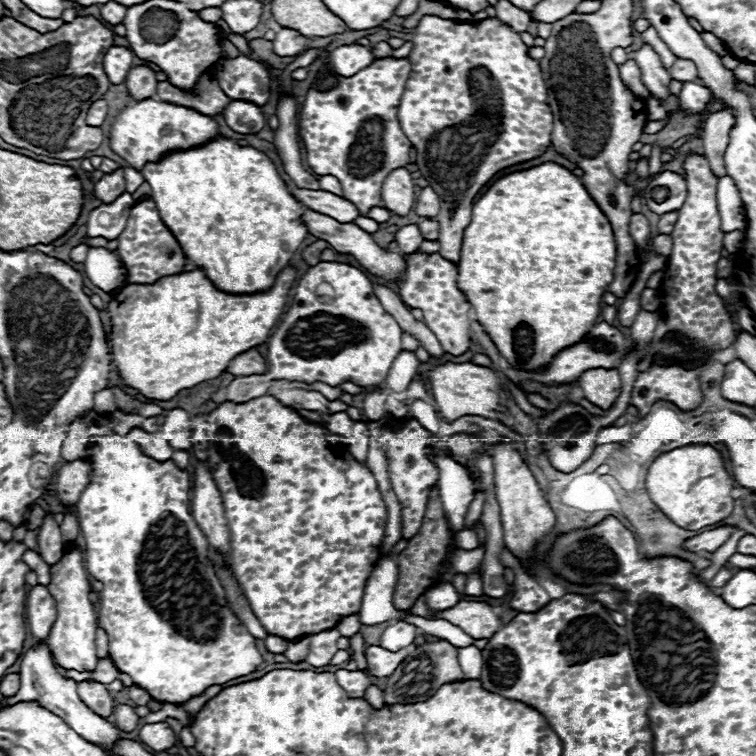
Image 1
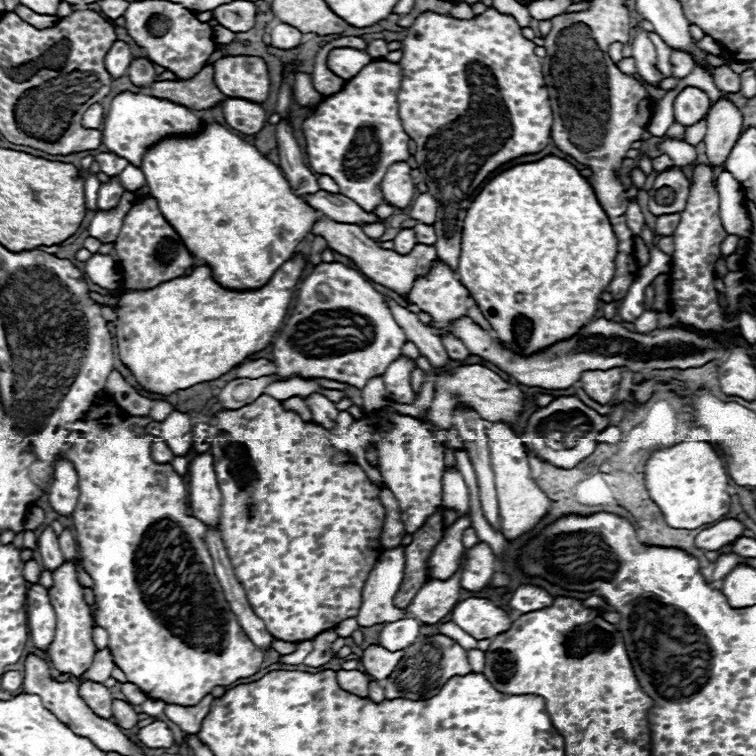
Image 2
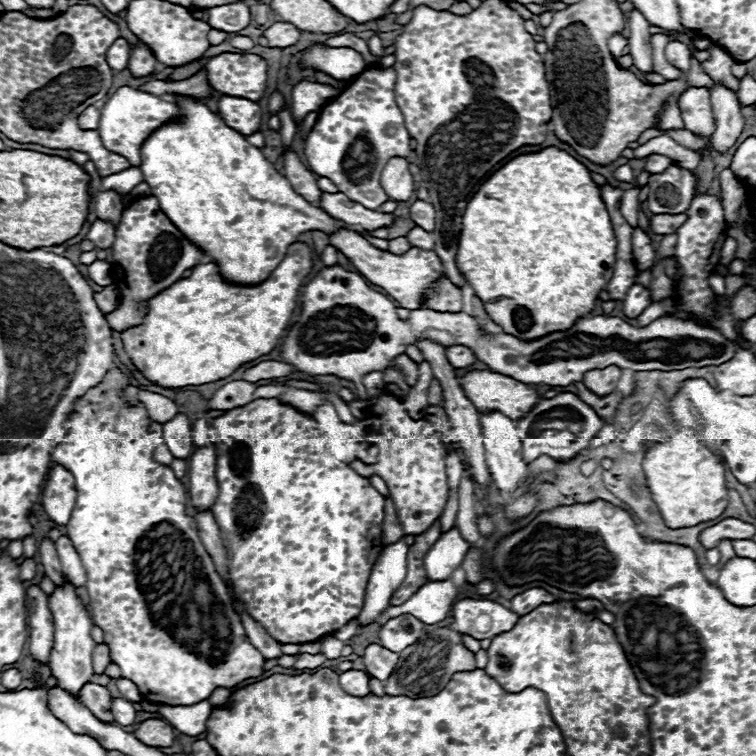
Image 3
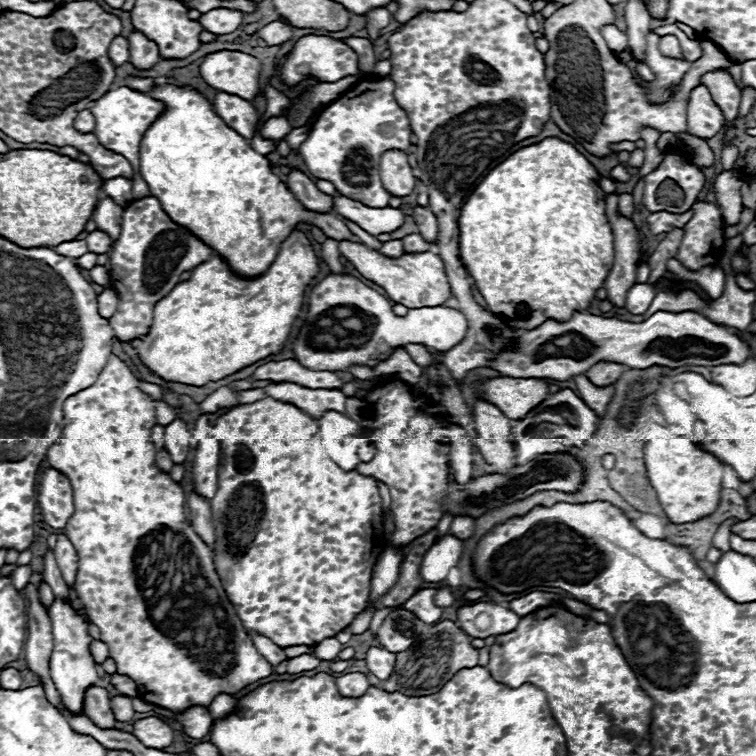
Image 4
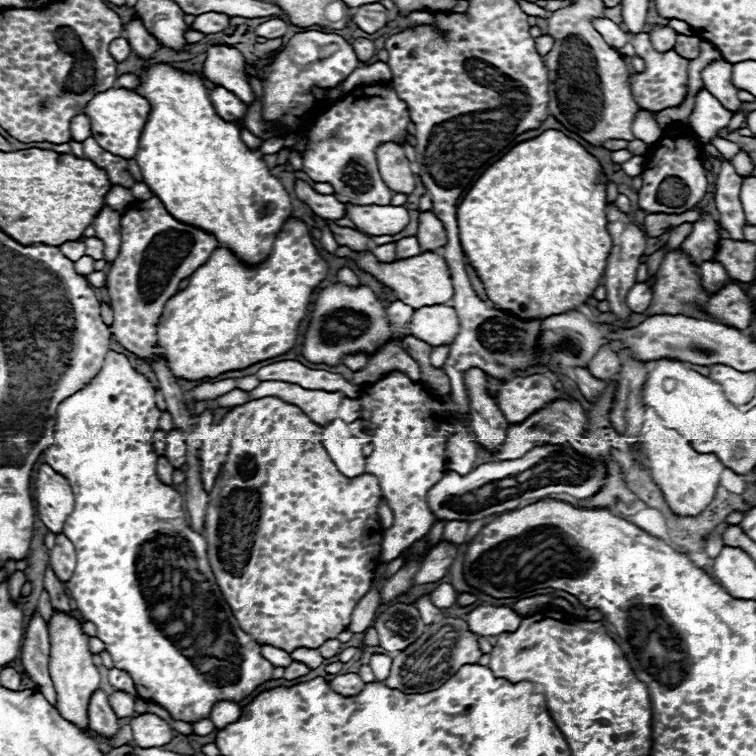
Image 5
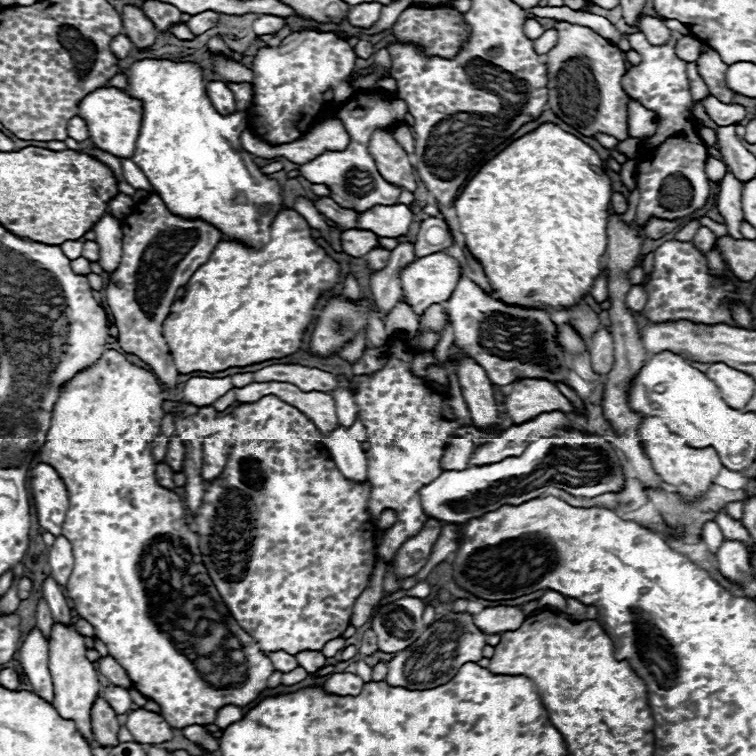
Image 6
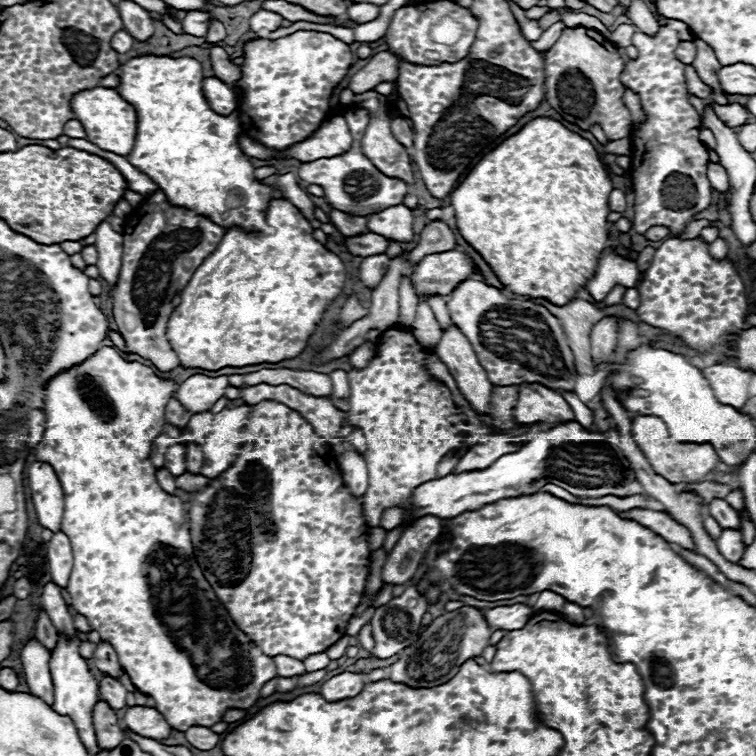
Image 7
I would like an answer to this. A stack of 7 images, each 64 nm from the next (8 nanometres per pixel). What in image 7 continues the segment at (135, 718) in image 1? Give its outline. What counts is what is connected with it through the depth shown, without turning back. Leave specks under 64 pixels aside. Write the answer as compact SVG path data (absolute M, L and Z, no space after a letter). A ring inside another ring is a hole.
M104 676L104 680L100 682L100 700L108 702L114 710L126 708L126 694L128 690L114 678Z

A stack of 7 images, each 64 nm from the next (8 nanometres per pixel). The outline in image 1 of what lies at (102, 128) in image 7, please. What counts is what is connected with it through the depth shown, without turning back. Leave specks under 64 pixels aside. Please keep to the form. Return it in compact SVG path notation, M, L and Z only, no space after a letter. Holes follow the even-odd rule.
M148 98L134 102L132 106L126 106L120 112L110 132L110 146L118 156L122 156L132 168L140 172L148 162L158 162L166 154L176 150L200 148L218 136L220 136L220 126L210 116L204 116L186 106Z

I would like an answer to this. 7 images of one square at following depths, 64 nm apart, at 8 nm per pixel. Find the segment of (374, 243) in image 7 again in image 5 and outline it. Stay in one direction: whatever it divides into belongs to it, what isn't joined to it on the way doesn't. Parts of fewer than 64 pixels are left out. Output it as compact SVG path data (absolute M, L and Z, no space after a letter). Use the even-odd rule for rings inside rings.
M326 220L326 224L328 224L330 232L334 234L334 238L336 238L336 242L340 246L348 246L352 250L366 250L366 244L370 240L368 234L358 232L358 230L352 230L352 228L342 228L334 220Z

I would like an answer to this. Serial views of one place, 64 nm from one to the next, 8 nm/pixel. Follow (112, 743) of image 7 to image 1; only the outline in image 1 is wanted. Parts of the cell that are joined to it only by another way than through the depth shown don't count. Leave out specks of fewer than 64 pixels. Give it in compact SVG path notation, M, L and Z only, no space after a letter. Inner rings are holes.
M82 680L76 684L80 700L96 714L100 714L102 718L108 718L114 712L114 700L110 696L110 692L106 690L104 684L94 682L94 680Z

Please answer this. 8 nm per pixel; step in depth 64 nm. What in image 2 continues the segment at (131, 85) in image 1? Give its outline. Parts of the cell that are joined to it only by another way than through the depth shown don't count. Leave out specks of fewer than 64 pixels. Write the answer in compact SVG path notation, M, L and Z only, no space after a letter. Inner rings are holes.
M134 58L128 68L128 78L132 80L134 86L140 86L140 88L152 86L156 82L154 64L148 58Z

